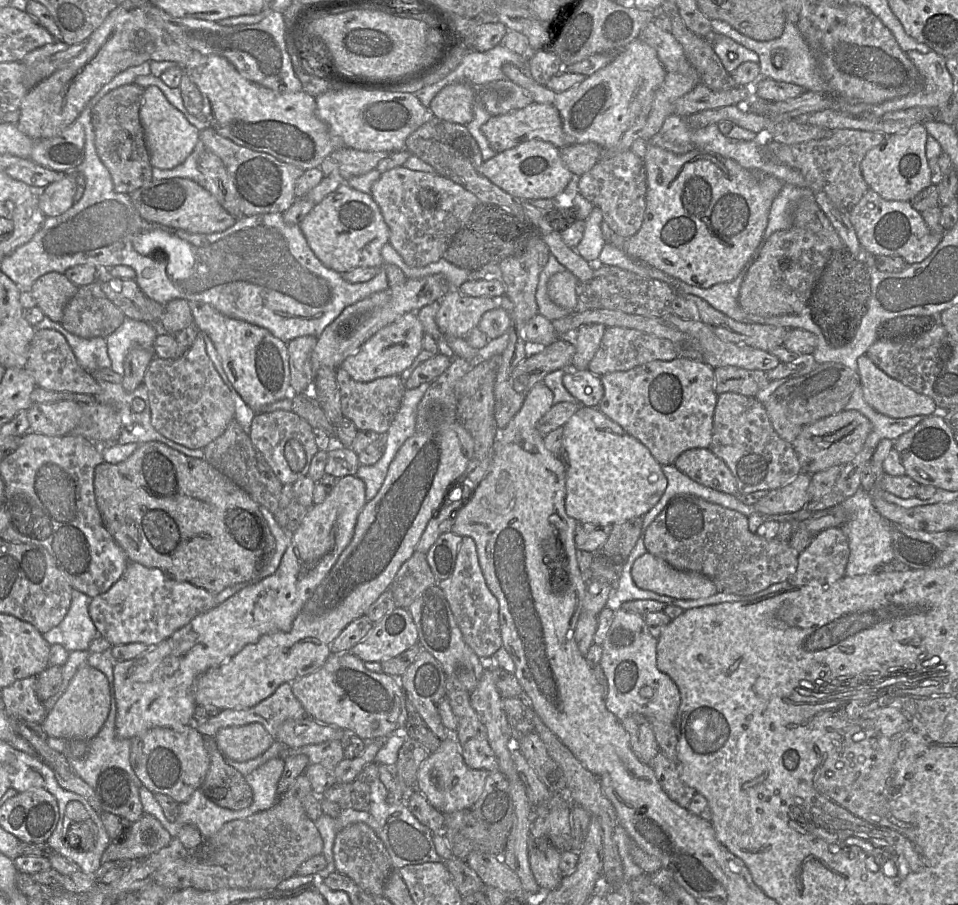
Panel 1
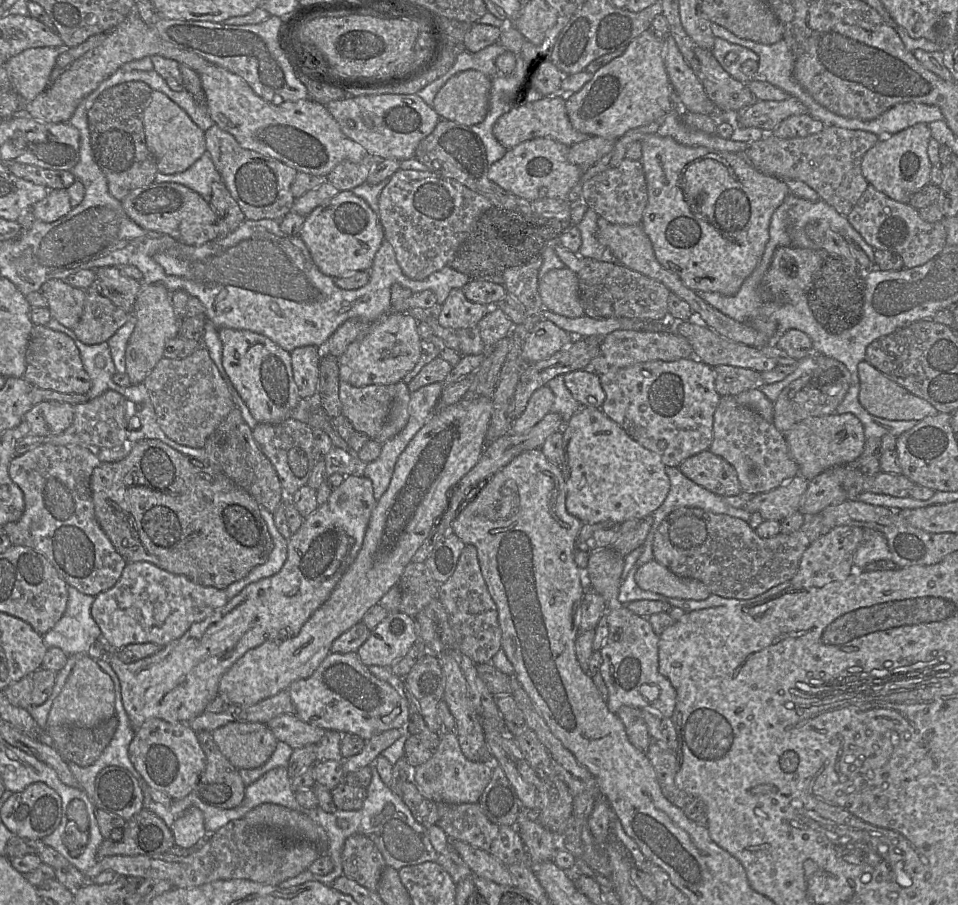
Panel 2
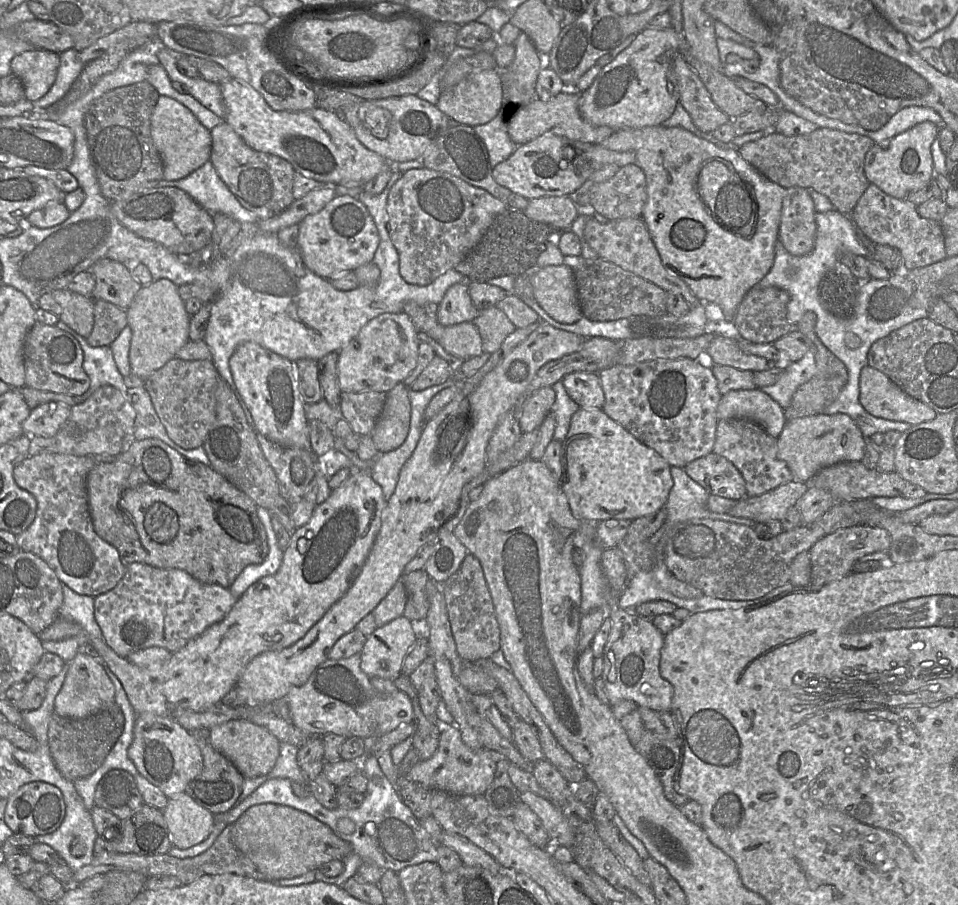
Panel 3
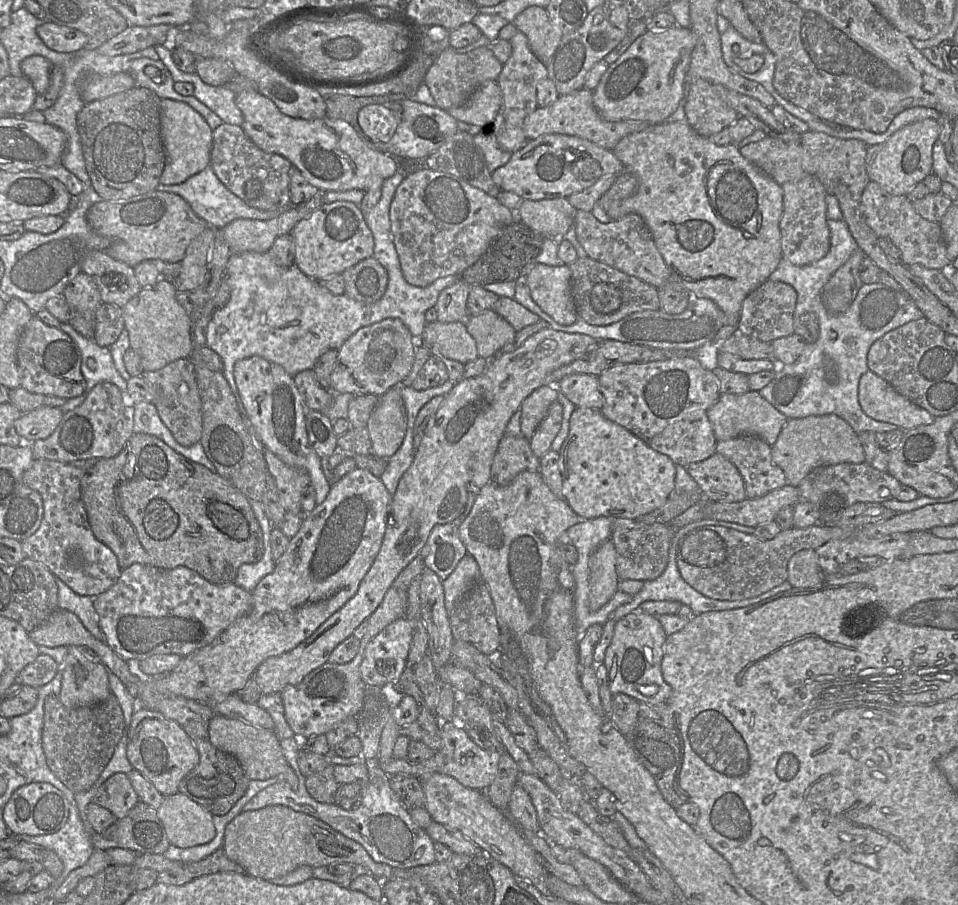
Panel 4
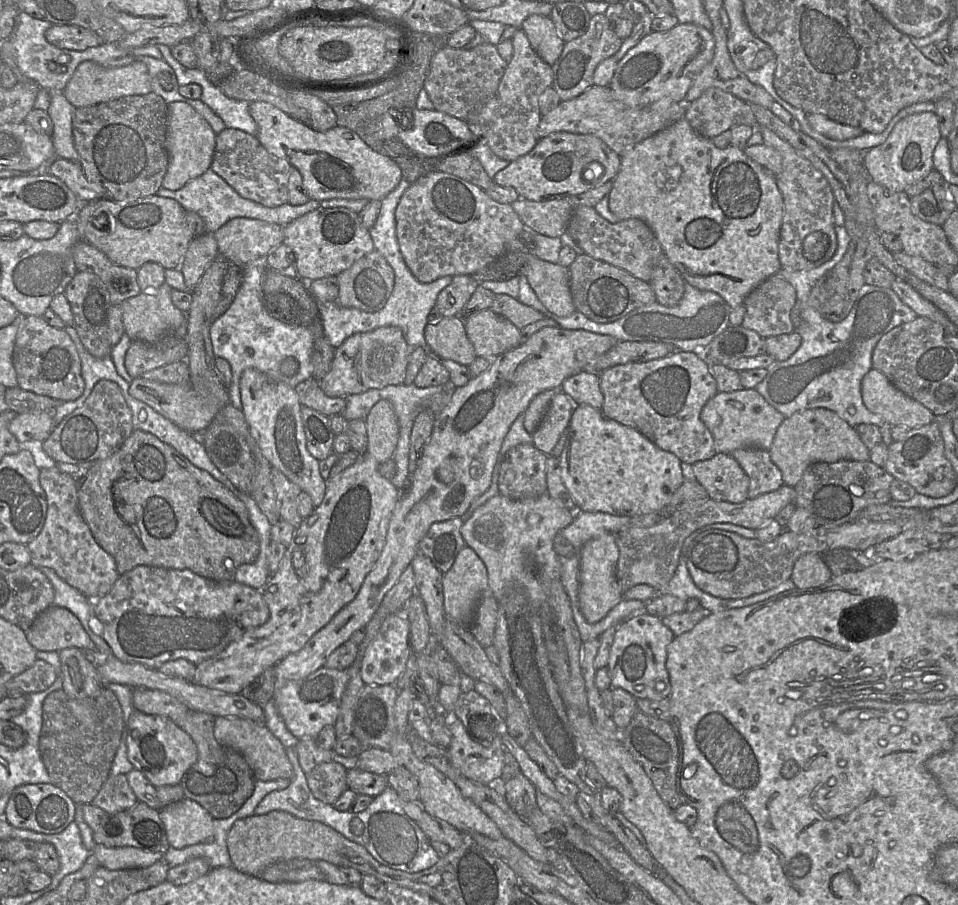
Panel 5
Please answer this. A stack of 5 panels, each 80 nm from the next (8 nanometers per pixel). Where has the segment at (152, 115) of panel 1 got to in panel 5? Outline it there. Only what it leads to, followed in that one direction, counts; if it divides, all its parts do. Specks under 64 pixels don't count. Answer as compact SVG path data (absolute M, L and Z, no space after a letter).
M172 102L168 104L167 150L169 165L162 186L178 190L189 181L204 174L212 164L216 134L208 122L189 104Z

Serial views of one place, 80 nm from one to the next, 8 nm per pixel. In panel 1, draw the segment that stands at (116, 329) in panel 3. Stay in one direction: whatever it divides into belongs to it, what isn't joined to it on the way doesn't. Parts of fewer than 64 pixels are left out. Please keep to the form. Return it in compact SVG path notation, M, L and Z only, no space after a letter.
M99 282L78 288L63 311L61 326L82 338L106 338L124 321L124 313L107 298Z

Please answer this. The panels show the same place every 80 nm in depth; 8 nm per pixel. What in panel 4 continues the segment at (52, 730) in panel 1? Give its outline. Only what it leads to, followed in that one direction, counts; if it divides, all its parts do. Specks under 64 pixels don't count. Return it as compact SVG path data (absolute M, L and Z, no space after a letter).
M67 646L62 665L61 703L69 708L86 706L106 699L111 693L108 669L101 661L90 661L77 646Z

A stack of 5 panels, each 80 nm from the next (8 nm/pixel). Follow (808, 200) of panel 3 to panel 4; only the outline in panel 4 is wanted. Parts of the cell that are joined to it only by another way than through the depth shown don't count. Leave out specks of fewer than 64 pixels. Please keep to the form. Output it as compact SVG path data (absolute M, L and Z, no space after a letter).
M806 174L781 185L783 210L779 221L781 258L797 266L804 266L822 259L830 248L827 225L827 191L819 179Z

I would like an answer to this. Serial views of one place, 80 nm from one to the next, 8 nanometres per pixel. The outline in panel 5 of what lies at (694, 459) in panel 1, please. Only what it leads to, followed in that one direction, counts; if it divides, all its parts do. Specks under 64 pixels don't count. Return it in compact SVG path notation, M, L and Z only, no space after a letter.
M716 453L710 459L695 462L692 468L710 499L730 503L748 499L749 477L730 454Z

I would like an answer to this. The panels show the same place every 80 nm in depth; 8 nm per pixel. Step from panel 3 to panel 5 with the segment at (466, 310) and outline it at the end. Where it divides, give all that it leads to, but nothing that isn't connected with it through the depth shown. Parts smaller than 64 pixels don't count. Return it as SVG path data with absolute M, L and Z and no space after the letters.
M469 275L453 276L451 283L439 292L435 307L443 318L458 316L479 285Z

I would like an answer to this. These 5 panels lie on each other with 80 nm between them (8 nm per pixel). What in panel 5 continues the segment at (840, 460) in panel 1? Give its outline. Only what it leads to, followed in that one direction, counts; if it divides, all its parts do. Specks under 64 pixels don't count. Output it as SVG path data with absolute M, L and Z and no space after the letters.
M826 408L807 409L784 419L769 449L771 459L782 472L785 485L795 487L813 463L839 460L867 461L870 450L859 434L836 412Z

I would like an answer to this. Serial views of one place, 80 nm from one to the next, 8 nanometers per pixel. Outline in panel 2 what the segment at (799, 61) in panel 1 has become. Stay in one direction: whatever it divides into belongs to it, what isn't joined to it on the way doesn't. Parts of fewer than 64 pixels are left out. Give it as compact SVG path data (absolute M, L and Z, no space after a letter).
M711 23L712 33L715 37L719 37L722 39L727 40L730 43L738 44L743 47L746 47L753 52L755 52L759 59L758 59L758 69L753 76L749 76L746 78L748 82L750 81L766 81L771 83L772 85L782 89L785 91L789 96L797 98L802 104L805 105L807 108L807 113L811 115L813 118L821 121L826 126L835 126L840 128L846 128L851 130L863 130L861 128L854 129L854 127L850 127L849 125L859 125L864 123L864 120L860 119L853 119L853 118L846 118L839 115L832 113L831 111L827 110L822 105L818 104L812 96L810 96L794 79L793 77L793 68L794 68L794 56L790 48L788 47L785 40L782 38L780 41L765 45L762 43L757 43L752 40L743 39L736 36L731 31L727 30L726 28L716 24Z

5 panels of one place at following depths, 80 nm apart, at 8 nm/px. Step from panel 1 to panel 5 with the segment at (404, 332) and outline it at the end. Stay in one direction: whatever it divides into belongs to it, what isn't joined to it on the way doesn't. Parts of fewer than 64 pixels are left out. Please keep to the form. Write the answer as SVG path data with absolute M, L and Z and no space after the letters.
M395 326L354 334L336 348L330 370L319 380L319 385L327 396L345 398L369 389L382 389L389 385L402 384L411 350L402 330Z

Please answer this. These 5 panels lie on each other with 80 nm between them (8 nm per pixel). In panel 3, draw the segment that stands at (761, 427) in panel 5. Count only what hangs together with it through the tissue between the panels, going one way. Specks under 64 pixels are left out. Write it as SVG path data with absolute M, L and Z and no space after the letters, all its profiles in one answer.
M760 388L732 390L722 395L717 407L717 418L749 419L778 438L787 423L784 409Z

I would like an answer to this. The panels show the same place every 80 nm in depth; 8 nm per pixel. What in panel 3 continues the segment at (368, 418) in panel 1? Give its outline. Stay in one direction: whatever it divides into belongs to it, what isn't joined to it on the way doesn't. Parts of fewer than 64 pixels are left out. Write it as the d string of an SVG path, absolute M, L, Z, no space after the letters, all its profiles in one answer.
M378 391L341 392L342 417L354 433L371 436L382 413L386 394Z

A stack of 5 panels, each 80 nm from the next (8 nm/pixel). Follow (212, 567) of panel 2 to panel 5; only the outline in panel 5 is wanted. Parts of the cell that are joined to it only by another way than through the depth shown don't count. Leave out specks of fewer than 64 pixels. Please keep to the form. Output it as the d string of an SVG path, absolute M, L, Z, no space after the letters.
M134 429L130 436L113 453L93 462L86 473L79 471L78 474L73 476L77 480L79 507L82 516L90 527L97 543L114 558L119 575L123 575L136 566L146 565L159 568L189 569L198 575L216 582L233 581L239 566L252 564L259 556L259 534L251 522L244 502L223 483L216 480L207 471L193 465L185 456L172 446L159 440L152 433Z

